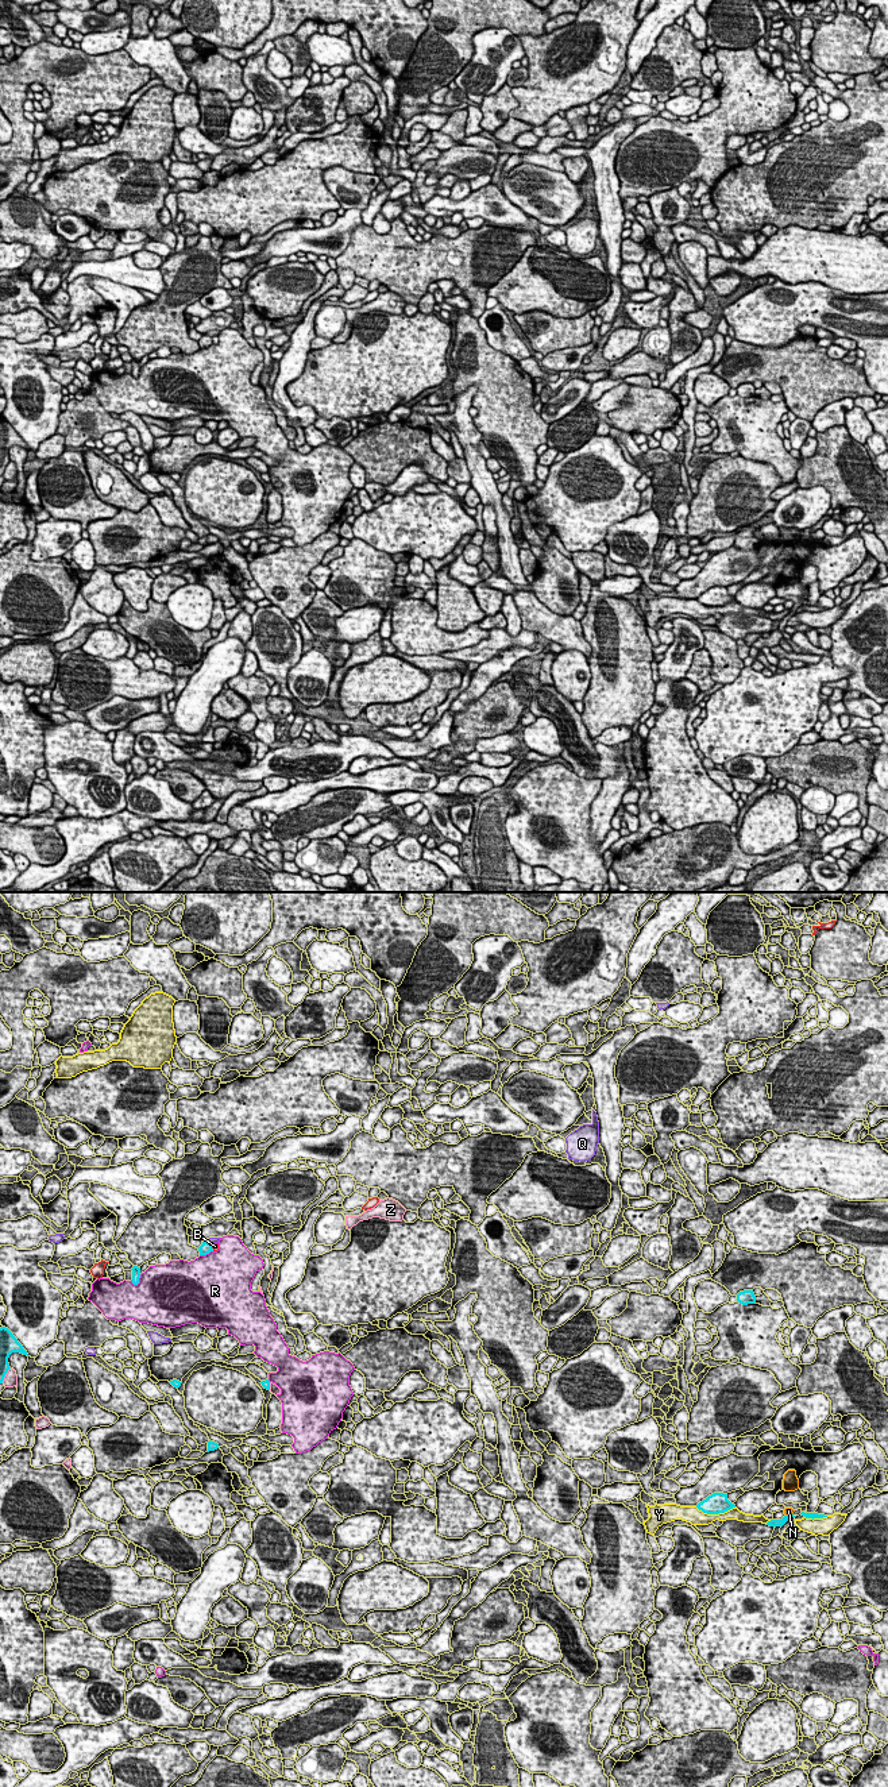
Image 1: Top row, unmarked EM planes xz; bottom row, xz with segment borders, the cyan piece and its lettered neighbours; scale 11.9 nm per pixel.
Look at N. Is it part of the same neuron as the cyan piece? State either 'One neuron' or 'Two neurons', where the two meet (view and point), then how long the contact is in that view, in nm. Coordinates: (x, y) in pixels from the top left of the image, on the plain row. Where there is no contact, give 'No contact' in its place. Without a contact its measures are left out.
Two neurons. Touches cyan at xz (788, 609). Shared border 100 nm

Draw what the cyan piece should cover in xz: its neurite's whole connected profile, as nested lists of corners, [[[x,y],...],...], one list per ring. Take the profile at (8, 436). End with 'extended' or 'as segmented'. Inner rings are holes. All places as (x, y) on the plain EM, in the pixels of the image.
[[[1,420],[0,421],[0,476],[3,476],[5,467],[11,462],[8,456],[8,451],[12,445],[20,445],[28,449],[27,444],[18,435],[13,427],[8,421]]] | as segmented

